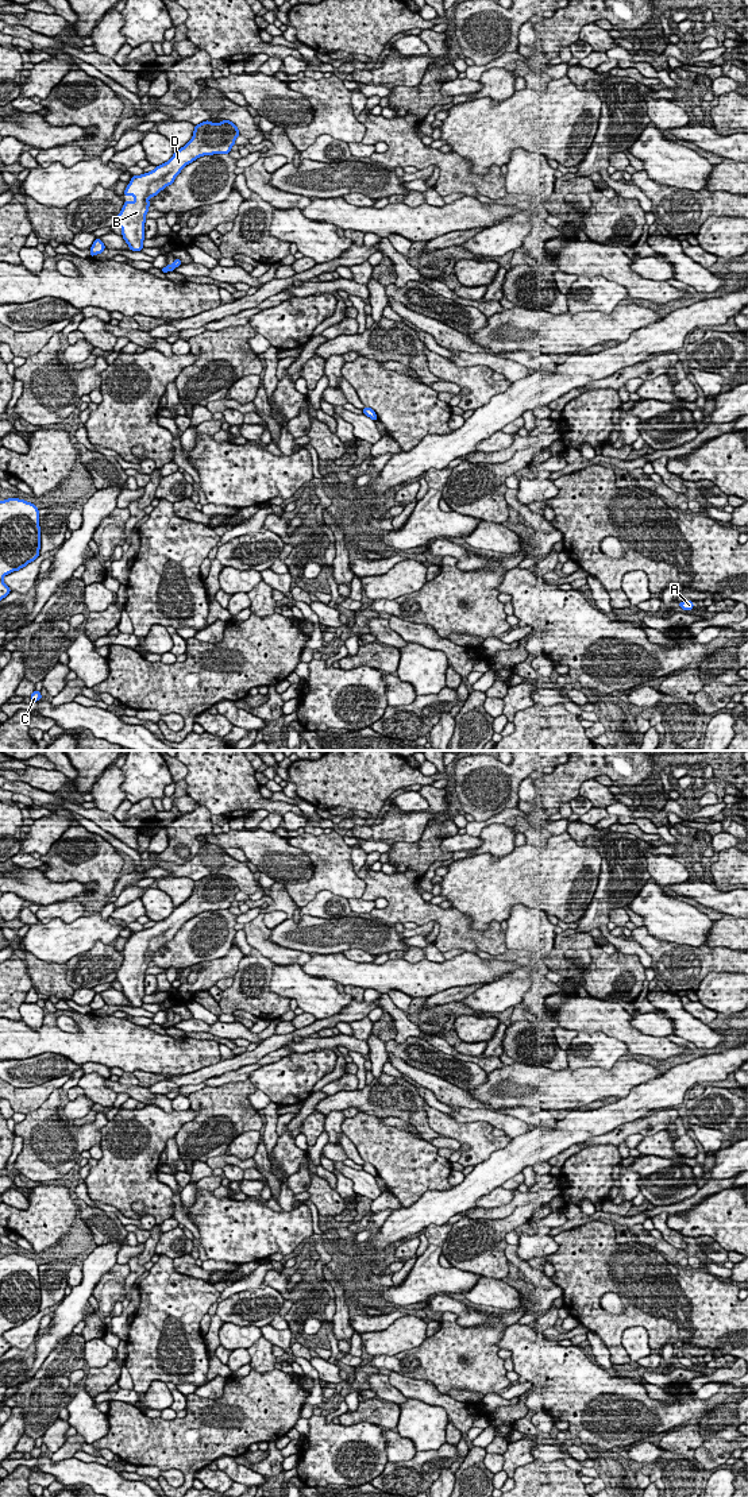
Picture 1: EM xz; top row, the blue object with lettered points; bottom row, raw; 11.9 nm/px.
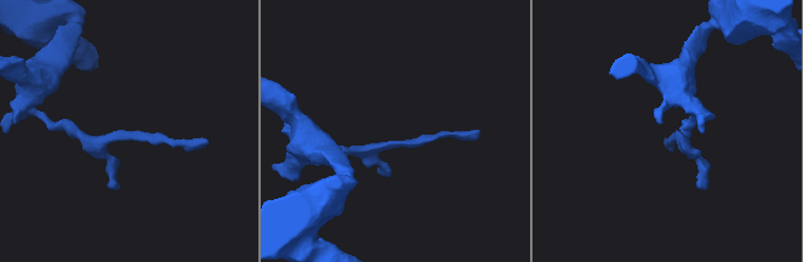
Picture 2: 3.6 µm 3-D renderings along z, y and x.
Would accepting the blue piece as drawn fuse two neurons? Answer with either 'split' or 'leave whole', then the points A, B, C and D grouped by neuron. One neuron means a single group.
leave whole; groups A B C D

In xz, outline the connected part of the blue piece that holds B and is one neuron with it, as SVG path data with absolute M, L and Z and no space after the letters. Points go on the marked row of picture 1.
M230 120L220 123L203 121L194 126L192 139L173 157L153 171L134 175L123 196L132 196L134 201L124 201L116 224L122 228L123 239L131 251L142 251L144 223L150 197L157 196L171 185L181 170L203 155L228 154L239 136L238 127Z

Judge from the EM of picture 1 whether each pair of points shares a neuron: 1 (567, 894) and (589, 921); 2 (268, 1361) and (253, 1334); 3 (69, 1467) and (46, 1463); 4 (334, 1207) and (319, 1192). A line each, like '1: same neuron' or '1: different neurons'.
1: different neurons
2: different neurons
3: same neuron
4: same neuron

